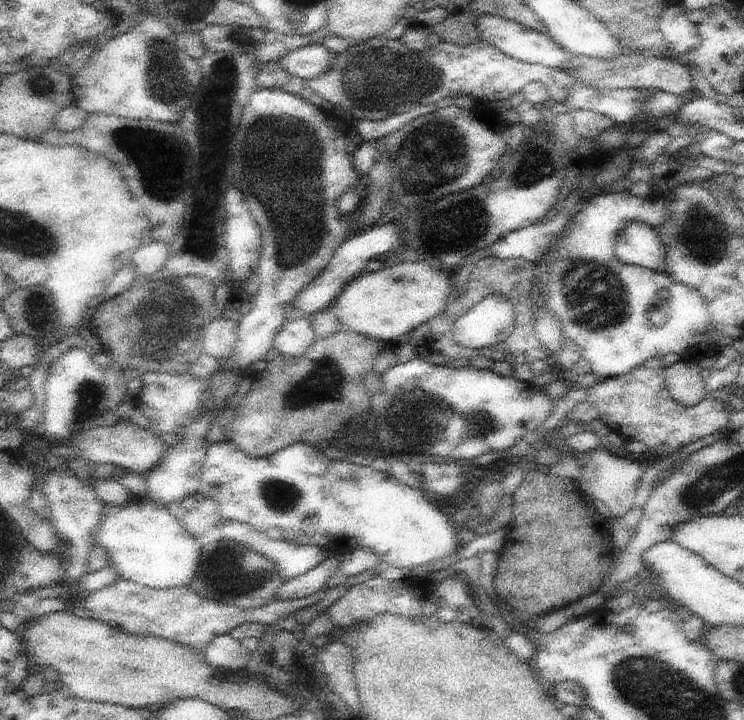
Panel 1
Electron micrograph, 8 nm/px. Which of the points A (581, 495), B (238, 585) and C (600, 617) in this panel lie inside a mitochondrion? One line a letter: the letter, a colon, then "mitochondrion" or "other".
A: other
B: mitochondrion
C: other

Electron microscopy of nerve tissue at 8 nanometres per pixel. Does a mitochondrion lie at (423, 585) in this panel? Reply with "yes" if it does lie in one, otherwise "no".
no

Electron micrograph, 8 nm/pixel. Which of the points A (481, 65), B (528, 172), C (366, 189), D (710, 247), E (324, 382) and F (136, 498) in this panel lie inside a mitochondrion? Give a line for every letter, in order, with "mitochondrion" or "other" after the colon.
A: other
B: mitochondrion
C: other
D: mitochondrion
E: mitochondrion
F: other

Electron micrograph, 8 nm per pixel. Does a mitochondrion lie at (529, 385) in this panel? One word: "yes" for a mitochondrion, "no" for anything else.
no

